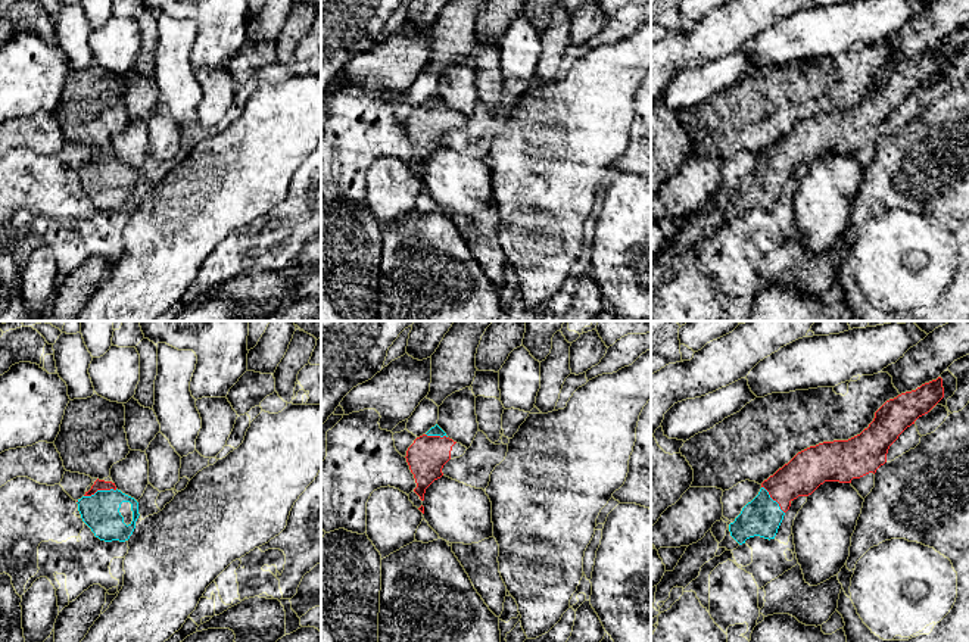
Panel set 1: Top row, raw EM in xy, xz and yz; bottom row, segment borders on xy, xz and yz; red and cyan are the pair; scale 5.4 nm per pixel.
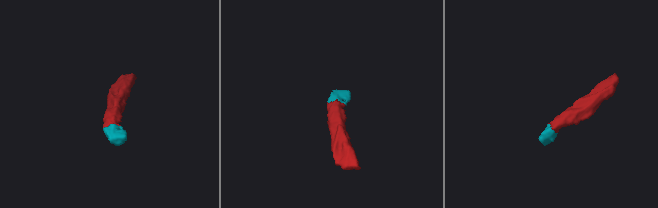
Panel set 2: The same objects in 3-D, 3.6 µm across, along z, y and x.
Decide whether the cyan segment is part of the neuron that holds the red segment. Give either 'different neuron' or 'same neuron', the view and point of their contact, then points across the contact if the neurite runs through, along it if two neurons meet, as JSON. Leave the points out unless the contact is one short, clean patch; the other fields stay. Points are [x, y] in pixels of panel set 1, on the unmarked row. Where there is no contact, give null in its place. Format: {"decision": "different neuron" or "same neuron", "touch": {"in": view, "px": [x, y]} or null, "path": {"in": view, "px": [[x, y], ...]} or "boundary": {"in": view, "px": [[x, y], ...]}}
{"decision": "same neuron", "touch": {"in": "xy", "px": [100, 159]}, "path": {"in": "xy", "px": [[99, 155], [100, 159], [100, 181]]}}

